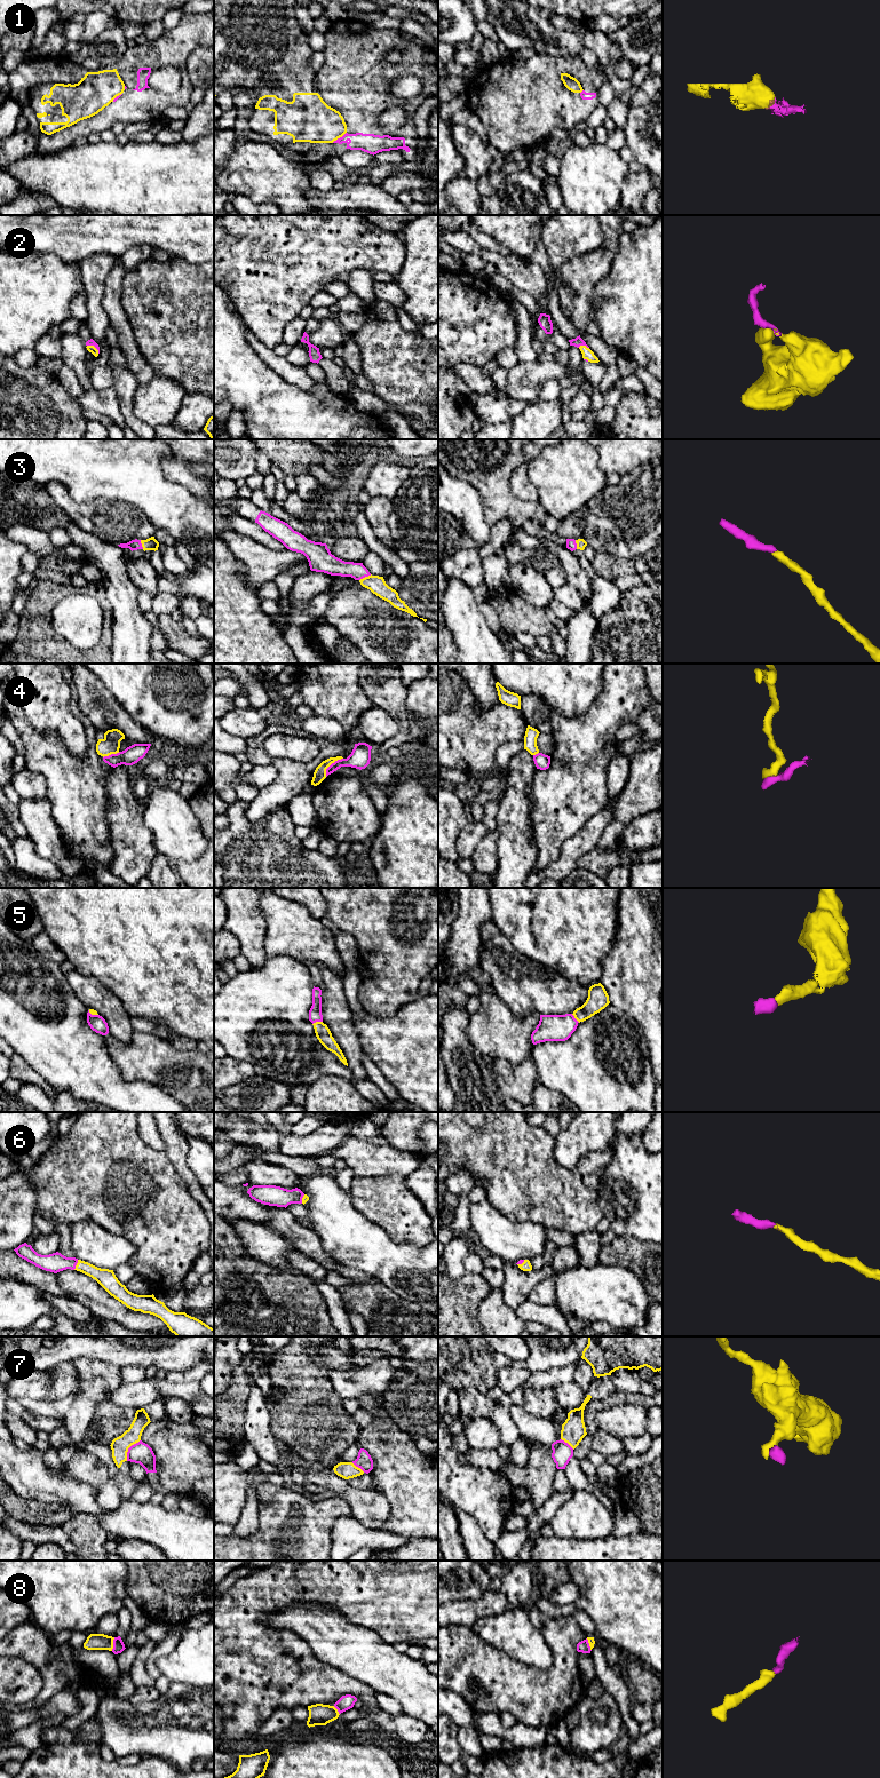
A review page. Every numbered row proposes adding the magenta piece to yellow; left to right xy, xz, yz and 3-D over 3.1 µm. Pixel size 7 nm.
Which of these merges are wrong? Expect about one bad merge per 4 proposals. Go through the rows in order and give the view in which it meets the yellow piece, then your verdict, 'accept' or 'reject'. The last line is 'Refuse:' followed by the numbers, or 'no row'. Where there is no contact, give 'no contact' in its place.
1: xz | reject
2: xy | accept
3: xz | accept
4: xz | reject
5: xz | accept
6: xy | accept
7: xy | reject
8: xy | accept
Refuse: 1, 4, 7

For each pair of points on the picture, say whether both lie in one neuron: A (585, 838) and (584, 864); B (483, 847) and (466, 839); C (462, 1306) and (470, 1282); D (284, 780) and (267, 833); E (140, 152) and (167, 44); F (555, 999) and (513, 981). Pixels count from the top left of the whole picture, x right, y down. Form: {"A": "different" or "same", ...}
{"A": "different", "B": "different", "C": "same", "D": "different", "E": "different", "F": "same"}

